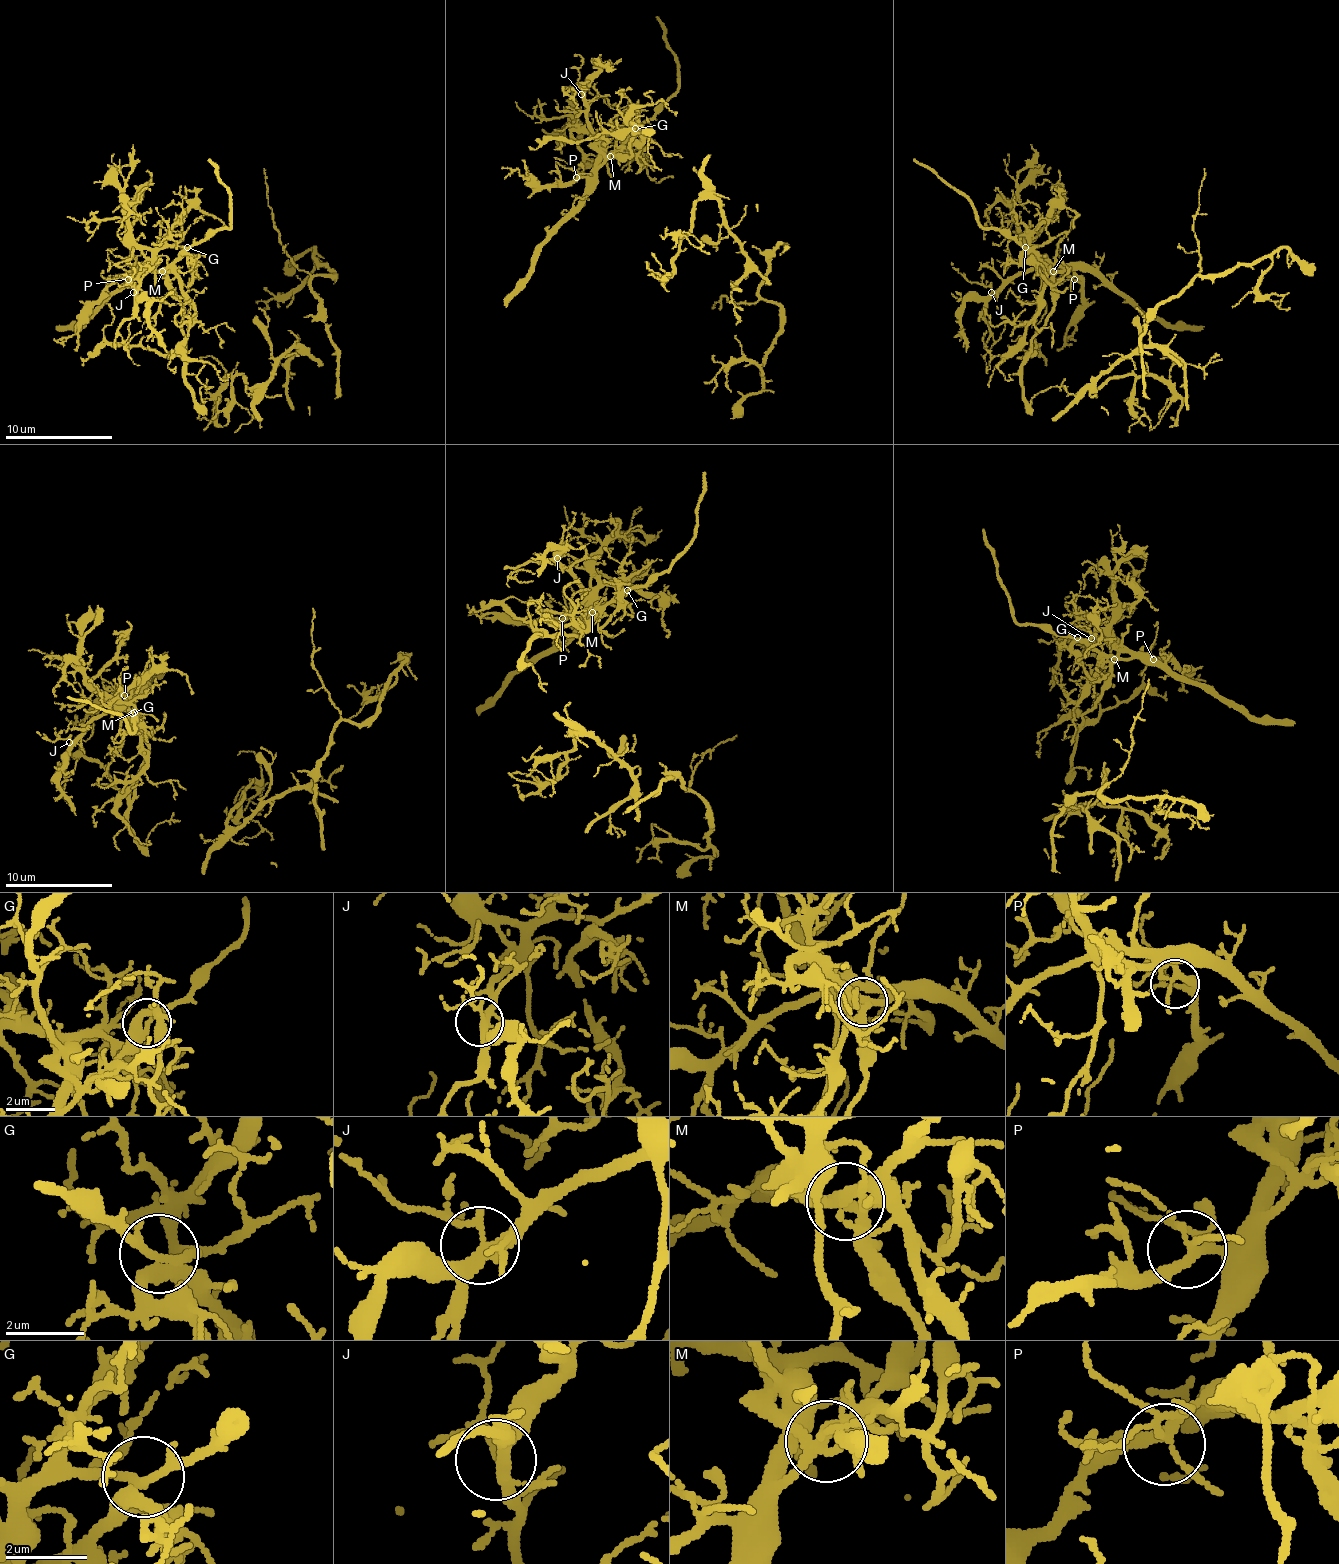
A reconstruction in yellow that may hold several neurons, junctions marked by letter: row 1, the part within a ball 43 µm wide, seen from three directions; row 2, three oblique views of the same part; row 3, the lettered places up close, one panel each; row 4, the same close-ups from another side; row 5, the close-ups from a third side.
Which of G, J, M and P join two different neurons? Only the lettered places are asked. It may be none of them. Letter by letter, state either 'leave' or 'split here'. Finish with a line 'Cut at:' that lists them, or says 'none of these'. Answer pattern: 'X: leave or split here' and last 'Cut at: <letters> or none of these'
G: leave
J: leave
M: split here
P: leave
Cut at: M

